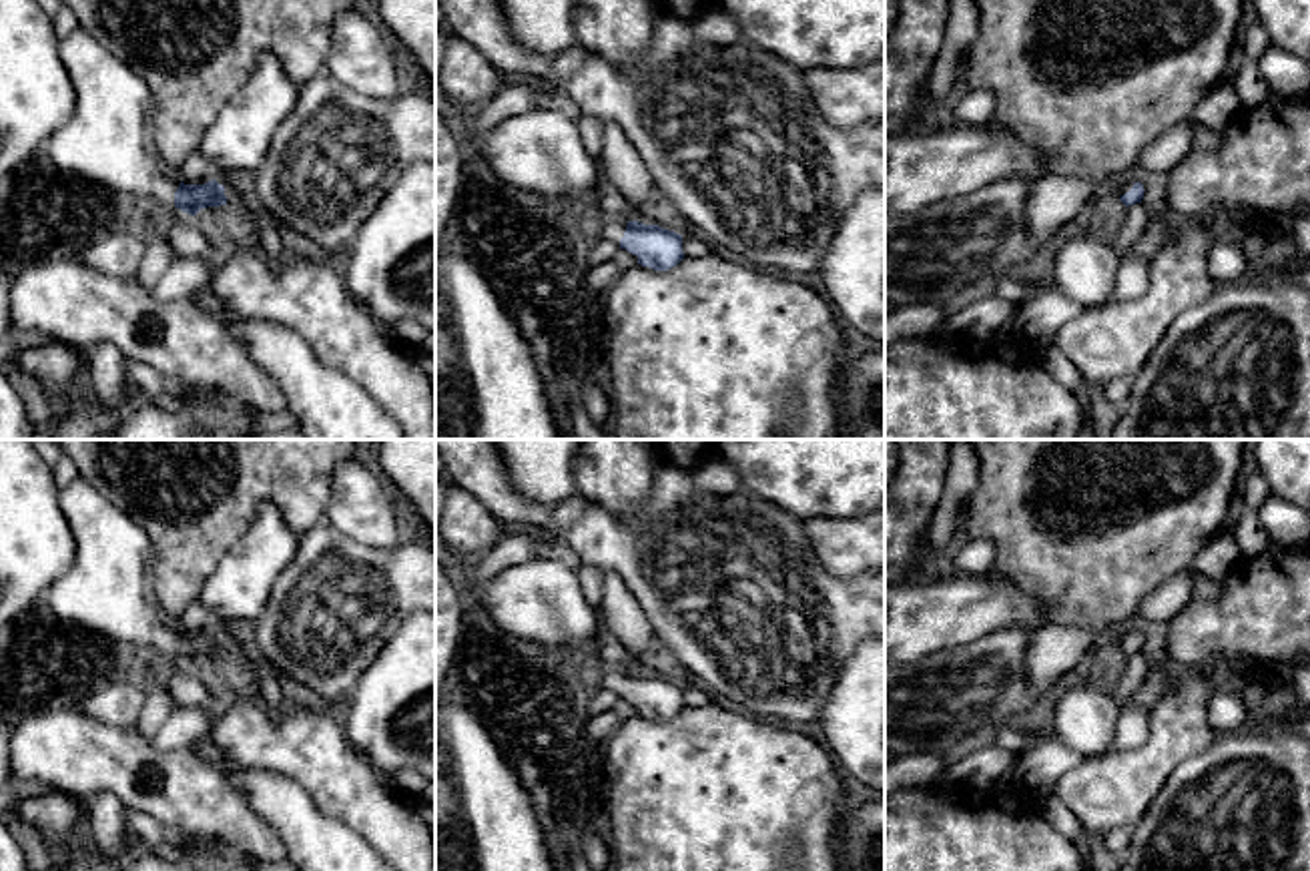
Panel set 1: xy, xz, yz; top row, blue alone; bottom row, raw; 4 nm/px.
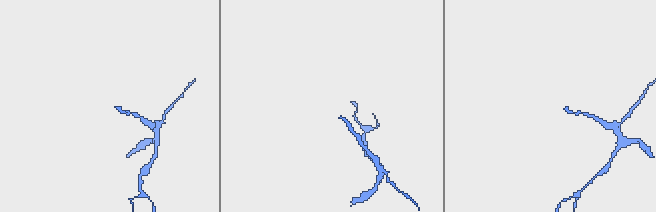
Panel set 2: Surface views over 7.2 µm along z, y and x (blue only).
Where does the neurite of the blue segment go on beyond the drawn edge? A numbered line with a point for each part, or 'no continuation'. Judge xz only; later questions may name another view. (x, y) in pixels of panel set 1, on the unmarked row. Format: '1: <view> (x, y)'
1: xz (578, 657)

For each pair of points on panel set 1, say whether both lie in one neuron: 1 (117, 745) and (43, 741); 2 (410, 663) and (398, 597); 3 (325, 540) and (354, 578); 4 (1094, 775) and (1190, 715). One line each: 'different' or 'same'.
1: same
2: different
3: same
4: same

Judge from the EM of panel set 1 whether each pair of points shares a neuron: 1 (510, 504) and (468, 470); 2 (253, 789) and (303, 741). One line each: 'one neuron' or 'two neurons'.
1: one neuron
2: two neurons

